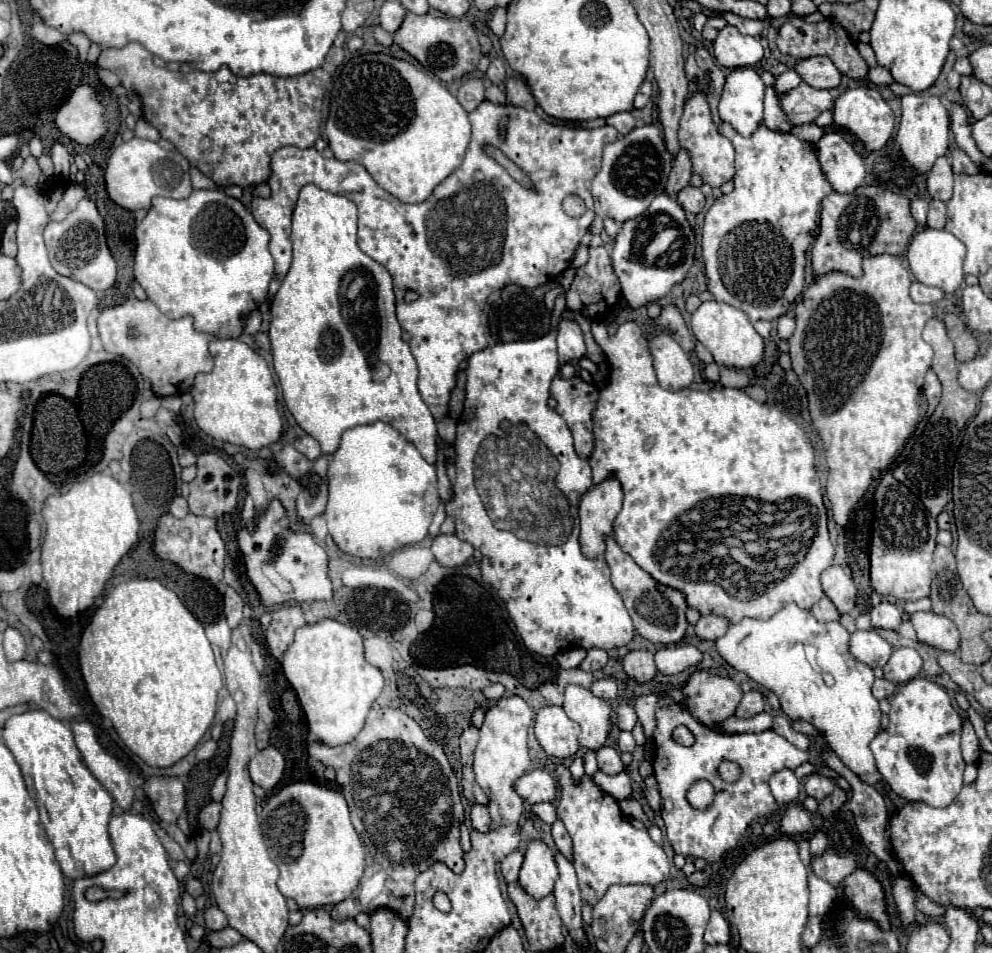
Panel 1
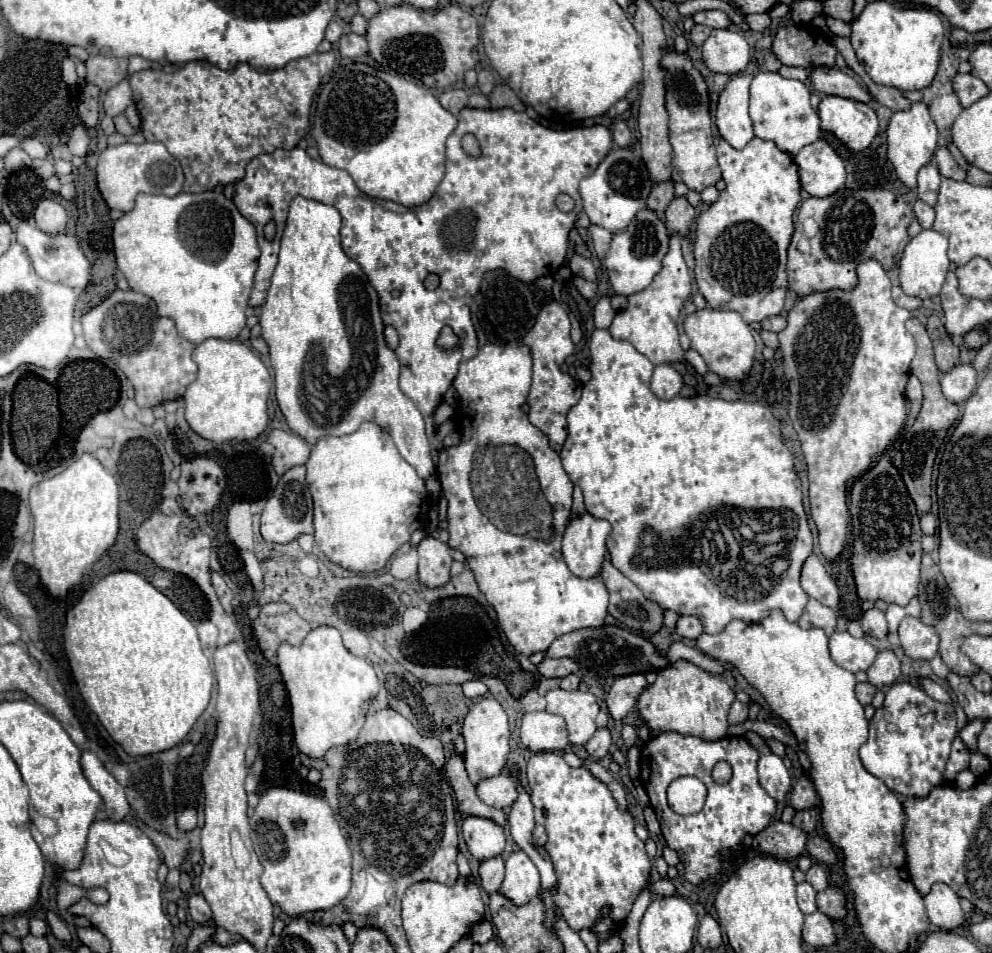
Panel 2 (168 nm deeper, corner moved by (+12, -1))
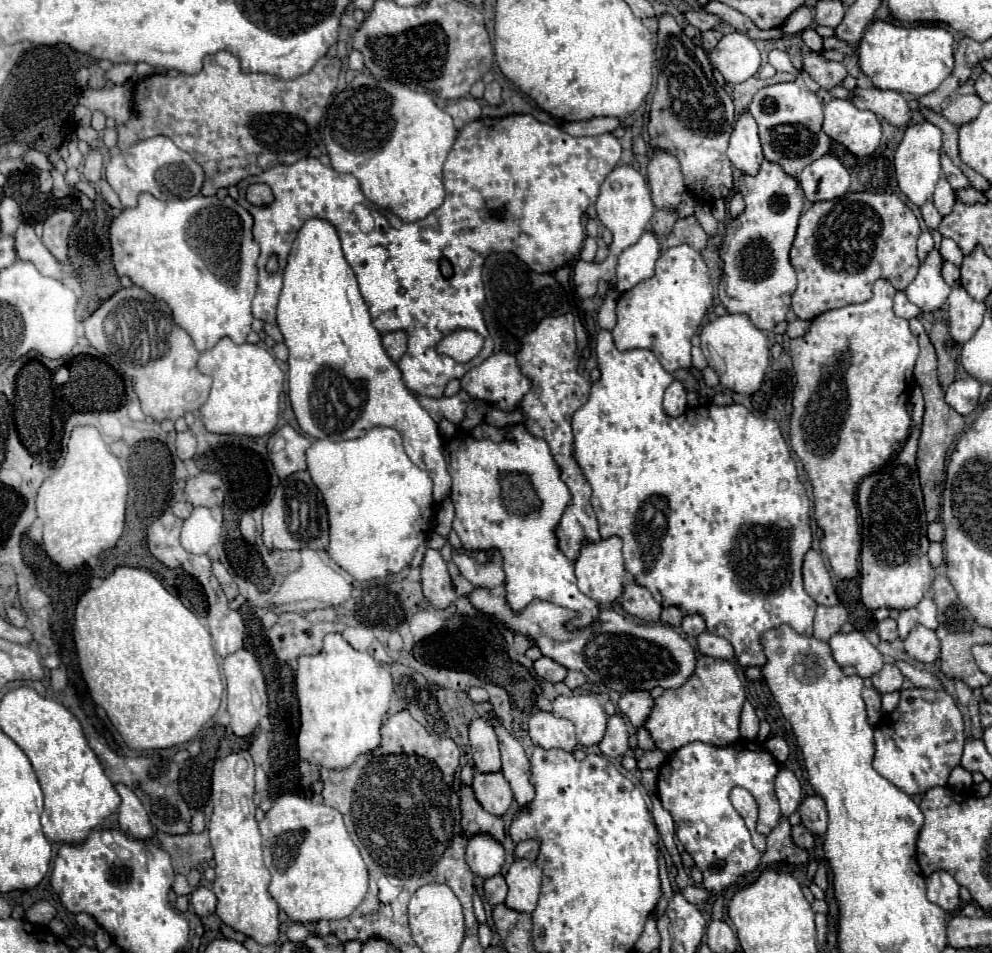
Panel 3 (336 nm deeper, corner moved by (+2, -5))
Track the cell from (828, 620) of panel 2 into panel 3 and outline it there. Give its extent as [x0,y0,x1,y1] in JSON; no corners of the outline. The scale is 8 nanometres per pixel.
[814,606,848,640]

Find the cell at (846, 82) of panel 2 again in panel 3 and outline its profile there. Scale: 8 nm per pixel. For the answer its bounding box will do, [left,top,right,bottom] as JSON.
[850,88,910,126]

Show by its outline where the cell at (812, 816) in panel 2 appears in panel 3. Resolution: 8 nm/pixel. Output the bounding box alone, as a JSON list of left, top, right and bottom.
[792,824,814,850]

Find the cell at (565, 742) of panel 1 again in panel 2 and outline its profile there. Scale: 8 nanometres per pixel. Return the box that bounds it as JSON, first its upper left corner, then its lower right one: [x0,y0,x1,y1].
[520,712,570,752]

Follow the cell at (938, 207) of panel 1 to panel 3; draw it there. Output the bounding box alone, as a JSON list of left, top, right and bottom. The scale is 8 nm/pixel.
[920,200,942,230]

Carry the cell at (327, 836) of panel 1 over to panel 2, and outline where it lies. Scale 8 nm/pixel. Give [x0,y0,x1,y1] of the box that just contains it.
[250,788,352,918]

